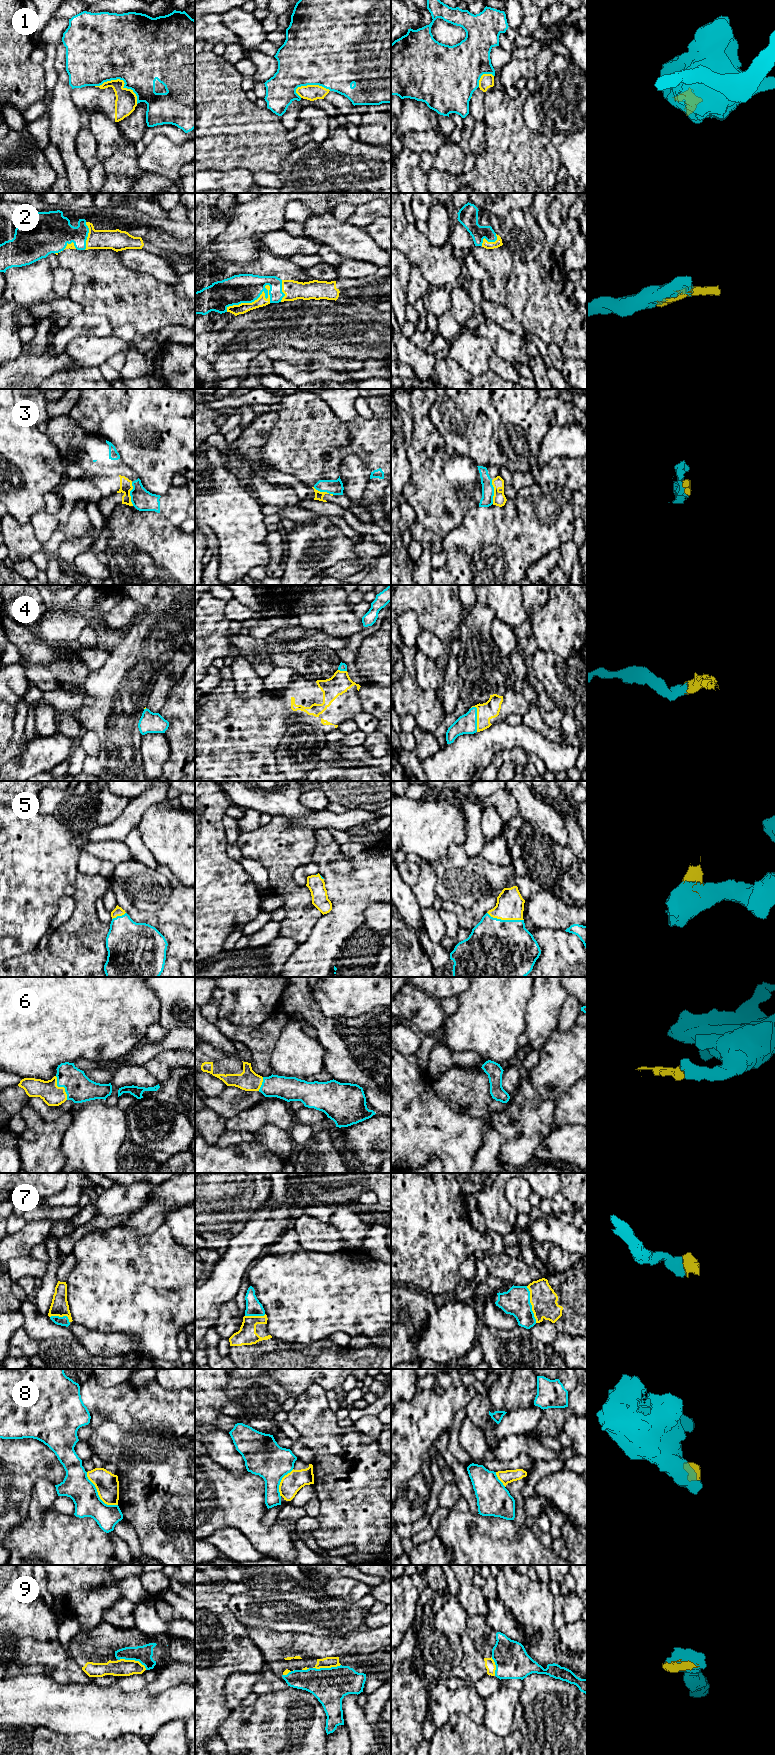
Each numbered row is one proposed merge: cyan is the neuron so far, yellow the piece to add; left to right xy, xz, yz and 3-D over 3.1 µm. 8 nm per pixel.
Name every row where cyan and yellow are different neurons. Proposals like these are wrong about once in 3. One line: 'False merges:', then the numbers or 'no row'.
False merges: 1, 3, 8

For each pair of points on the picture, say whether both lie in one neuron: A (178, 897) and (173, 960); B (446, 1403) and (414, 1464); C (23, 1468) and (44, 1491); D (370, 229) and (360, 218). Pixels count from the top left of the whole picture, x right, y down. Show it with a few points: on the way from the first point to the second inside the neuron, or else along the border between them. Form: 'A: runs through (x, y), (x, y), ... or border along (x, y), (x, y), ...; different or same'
A: runs through (178, 913), (178, 944); same
B: runs through (431, 1418), (417, 1433), (417, 1449); same
C: border along (54, 1484), (39, 1479), (34, 1485), (29, 1504); different
D: border along (380, 216), (362, 228); different

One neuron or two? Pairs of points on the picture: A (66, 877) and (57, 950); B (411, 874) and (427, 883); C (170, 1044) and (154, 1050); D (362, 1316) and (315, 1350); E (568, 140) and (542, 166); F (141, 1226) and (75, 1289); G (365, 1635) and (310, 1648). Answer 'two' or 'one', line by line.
A: two
B: two
C: one
D: two
E: two
F: two
G: one

